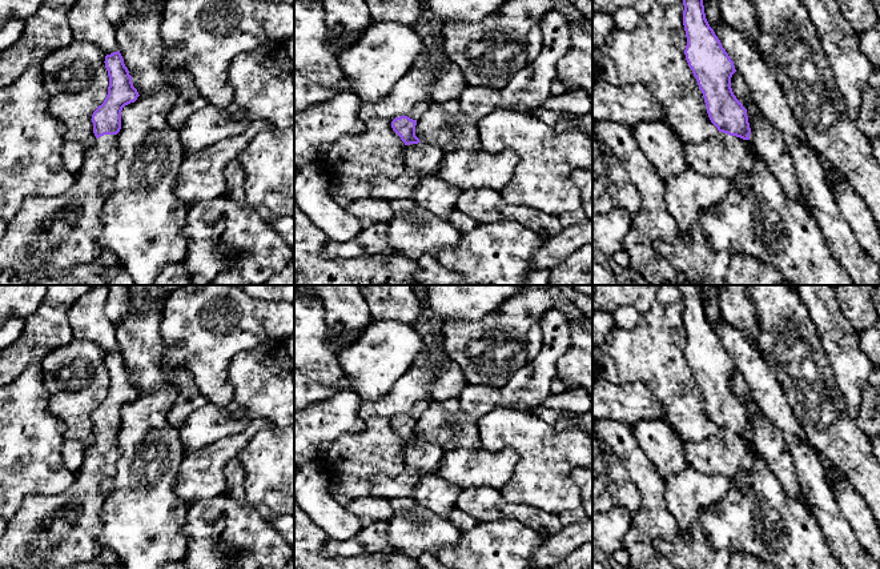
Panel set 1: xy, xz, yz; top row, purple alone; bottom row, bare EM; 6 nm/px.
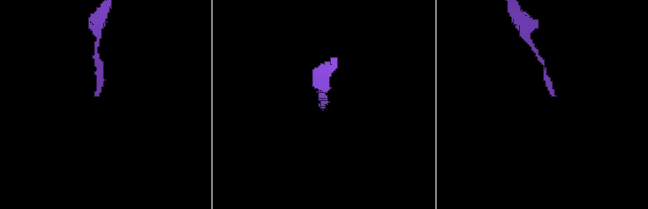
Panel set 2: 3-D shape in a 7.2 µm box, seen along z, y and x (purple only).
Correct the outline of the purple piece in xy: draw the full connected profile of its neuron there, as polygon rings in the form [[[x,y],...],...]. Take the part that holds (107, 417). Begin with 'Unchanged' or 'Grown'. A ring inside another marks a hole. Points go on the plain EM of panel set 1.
Grown. [[[120,349],[105,354],[109,374],[108,393],[92,413],[96,440],[87,445],[84,462],[68,490],[59,494],[32,494],[24,498],[15,516],[7,522],[0,540],[0,569],[72,569],[89,562],[100,553],[99,534],[103,528],[101,509],[105,497],[101,482],[114,477],[121,457],[117,432],[121,428],[121,409],[140,394]]]

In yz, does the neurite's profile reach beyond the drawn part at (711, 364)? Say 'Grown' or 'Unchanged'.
Grown

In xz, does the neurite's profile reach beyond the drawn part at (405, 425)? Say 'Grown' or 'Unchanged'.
Grown

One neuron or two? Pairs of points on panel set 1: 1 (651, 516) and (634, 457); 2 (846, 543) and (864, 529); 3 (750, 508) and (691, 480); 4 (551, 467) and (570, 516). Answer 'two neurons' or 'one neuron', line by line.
1: one neuron
2: two neurons
3: two neurons
4: two neurons

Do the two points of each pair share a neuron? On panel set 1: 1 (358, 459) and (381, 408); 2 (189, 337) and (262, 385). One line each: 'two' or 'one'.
1: one
2: two

